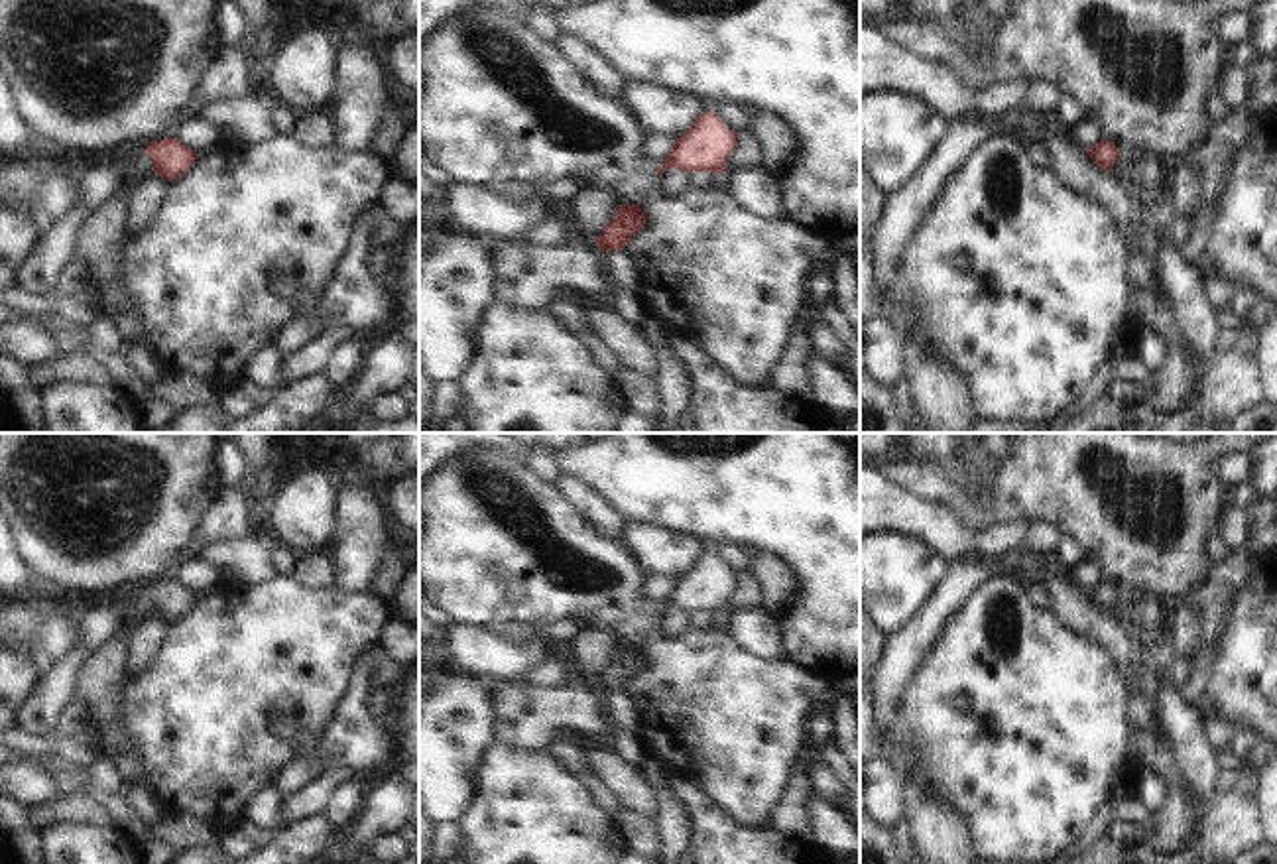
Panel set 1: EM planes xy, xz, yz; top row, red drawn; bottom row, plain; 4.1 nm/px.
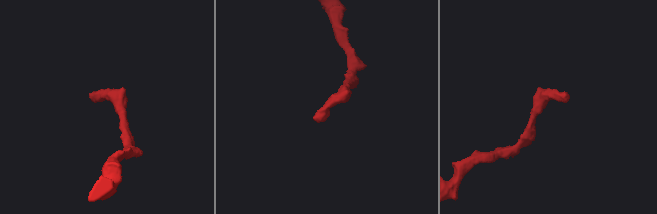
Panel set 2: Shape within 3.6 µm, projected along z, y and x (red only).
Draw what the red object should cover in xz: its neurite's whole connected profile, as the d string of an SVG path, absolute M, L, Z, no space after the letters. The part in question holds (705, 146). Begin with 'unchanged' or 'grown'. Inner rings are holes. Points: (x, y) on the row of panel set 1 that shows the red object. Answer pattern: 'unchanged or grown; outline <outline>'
unchanged; outline M702 112L671 146L667 157L659 163L657 175L667 167L685 173L712 171L720 175L738 136L718 118L716 112Z

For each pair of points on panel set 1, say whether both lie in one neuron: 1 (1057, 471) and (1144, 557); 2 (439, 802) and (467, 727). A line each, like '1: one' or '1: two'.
1: one
2: one

